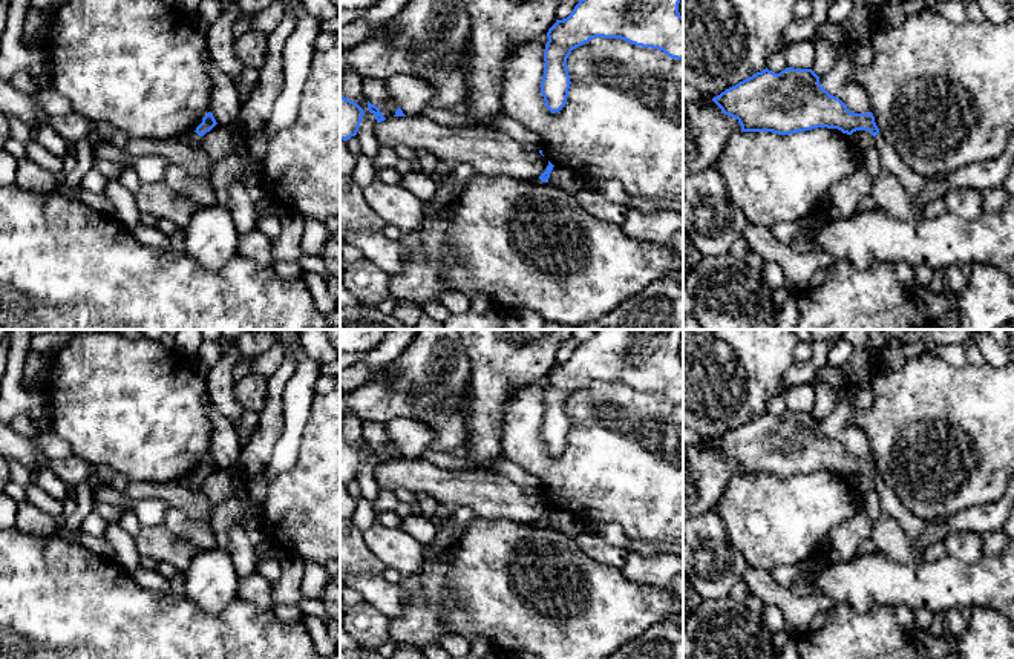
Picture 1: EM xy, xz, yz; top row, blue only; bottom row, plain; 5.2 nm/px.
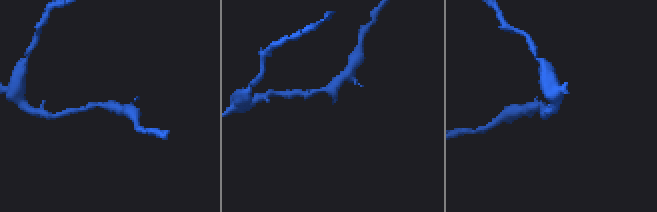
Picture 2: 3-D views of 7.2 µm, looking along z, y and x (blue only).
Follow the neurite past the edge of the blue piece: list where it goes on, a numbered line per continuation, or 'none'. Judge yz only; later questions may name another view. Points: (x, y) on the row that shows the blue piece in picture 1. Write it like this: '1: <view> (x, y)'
1: yz (892, 164)

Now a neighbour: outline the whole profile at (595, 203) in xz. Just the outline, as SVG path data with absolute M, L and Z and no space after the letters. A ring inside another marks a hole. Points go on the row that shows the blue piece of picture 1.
M584 187L574 193L576 201L594 218L622 225L628 207L623 202L613 202L591 187Z

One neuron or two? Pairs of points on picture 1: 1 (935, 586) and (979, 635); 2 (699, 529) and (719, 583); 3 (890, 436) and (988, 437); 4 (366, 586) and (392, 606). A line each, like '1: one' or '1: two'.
1: two
2: one
3: one
4: one

